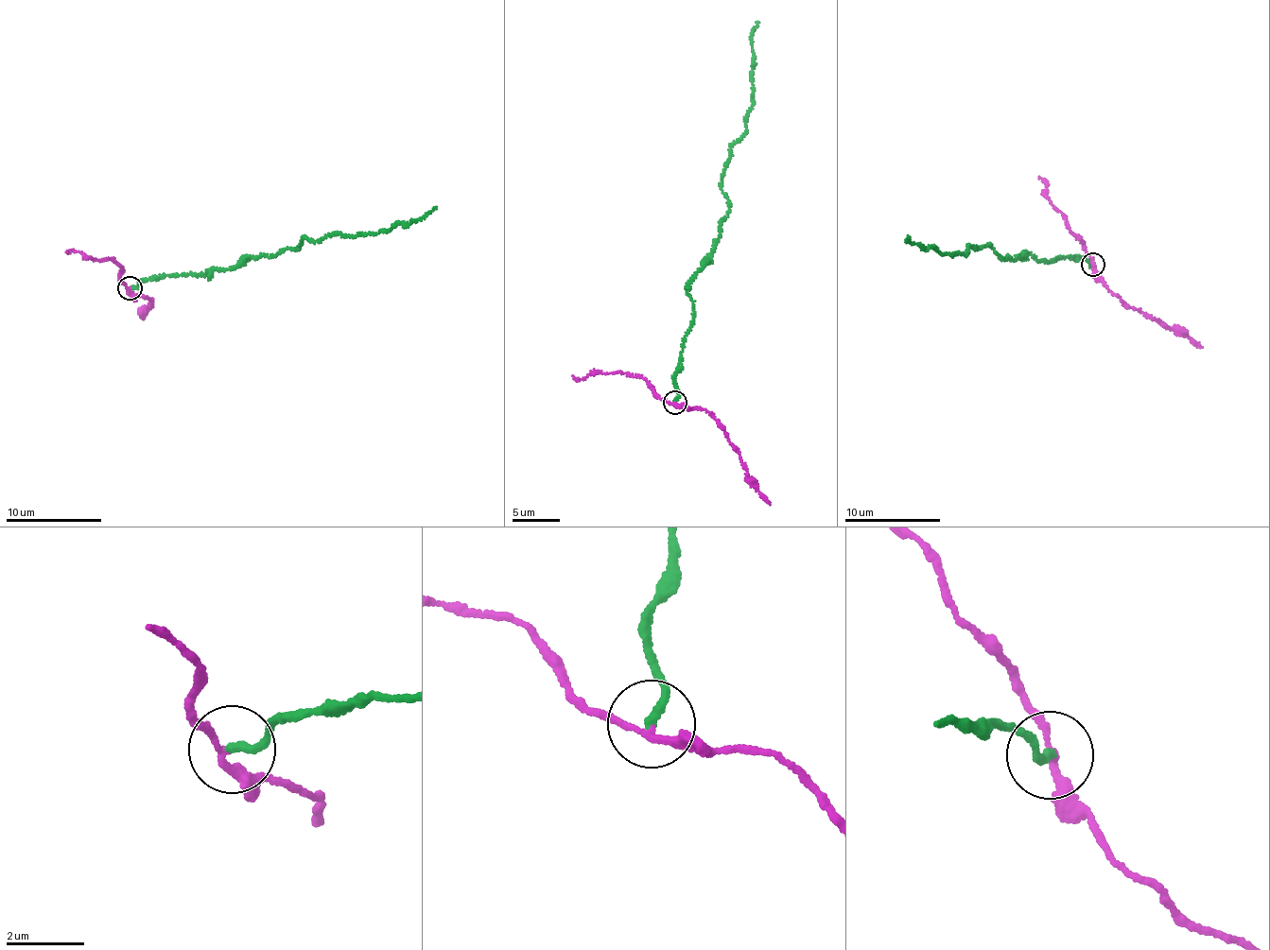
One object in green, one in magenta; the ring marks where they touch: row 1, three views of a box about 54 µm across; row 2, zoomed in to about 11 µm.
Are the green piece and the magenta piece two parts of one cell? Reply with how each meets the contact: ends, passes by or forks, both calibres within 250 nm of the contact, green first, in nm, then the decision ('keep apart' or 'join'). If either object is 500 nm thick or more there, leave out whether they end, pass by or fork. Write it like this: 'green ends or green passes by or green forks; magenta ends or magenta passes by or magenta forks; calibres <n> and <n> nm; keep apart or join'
green ends; magenta passes by; calibres 200 and 140 nm; keep apart

